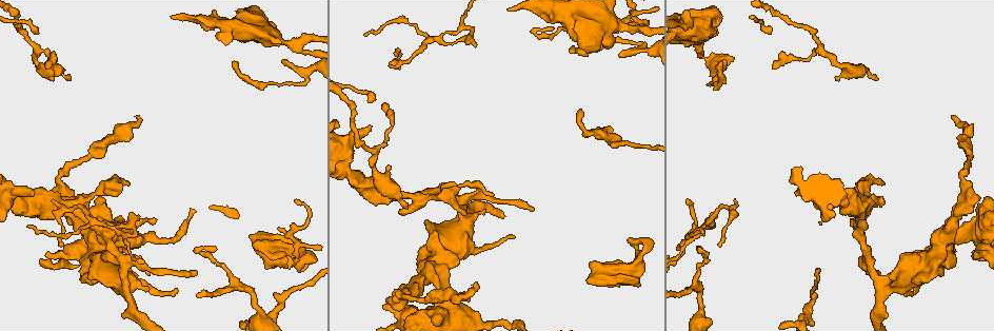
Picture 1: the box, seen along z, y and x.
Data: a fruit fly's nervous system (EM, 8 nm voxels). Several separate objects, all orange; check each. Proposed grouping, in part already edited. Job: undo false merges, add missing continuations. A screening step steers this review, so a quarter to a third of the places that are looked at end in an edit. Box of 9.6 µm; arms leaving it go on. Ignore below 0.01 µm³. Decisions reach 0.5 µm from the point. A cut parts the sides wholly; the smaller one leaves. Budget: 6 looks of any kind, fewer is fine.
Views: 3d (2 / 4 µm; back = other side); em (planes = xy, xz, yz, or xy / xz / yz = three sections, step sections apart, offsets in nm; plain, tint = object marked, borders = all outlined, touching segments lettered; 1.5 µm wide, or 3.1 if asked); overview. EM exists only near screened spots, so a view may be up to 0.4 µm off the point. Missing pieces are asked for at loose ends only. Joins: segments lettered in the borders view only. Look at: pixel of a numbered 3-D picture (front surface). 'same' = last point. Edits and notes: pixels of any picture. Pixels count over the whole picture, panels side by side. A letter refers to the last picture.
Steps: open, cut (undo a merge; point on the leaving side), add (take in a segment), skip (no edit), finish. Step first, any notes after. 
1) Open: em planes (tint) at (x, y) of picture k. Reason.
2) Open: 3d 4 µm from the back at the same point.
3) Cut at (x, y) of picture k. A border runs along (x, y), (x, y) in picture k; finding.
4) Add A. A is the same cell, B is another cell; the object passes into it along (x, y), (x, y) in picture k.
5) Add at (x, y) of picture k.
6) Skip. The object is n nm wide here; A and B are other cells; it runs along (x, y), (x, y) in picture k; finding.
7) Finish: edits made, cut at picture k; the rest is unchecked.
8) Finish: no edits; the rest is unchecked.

Open: 3d 2 µm at (628, 29) of picture 1. Side arm on a straight run.

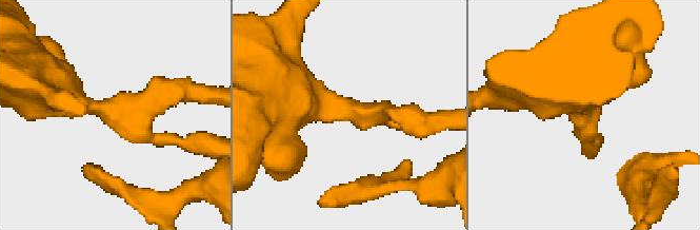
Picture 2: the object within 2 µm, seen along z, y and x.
Open: em yz step 4 (borders) at (115, 114) of picture 2. 3 arms meet here; now the EM.

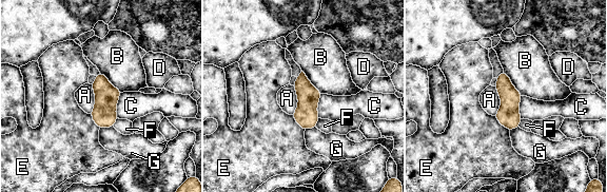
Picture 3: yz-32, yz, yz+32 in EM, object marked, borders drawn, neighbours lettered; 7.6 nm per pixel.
Open: em xz step 8 (borders) at the same point. Cut it another way.

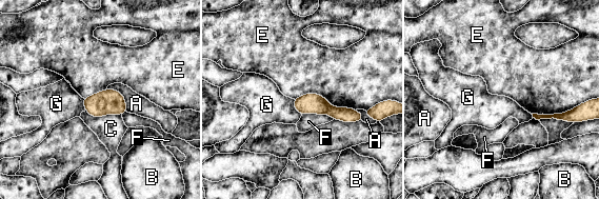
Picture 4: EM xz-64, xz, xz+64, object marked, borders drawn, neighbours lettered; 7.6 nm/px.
Cut at (347, 115) of picture 4. A, B, C, E, F and G are other cells; a border runs along (332, 106), (325, 113) in picture 4; a second neuron is stuck on.

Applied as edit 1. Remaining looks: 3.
Open: overview. See it whole again.

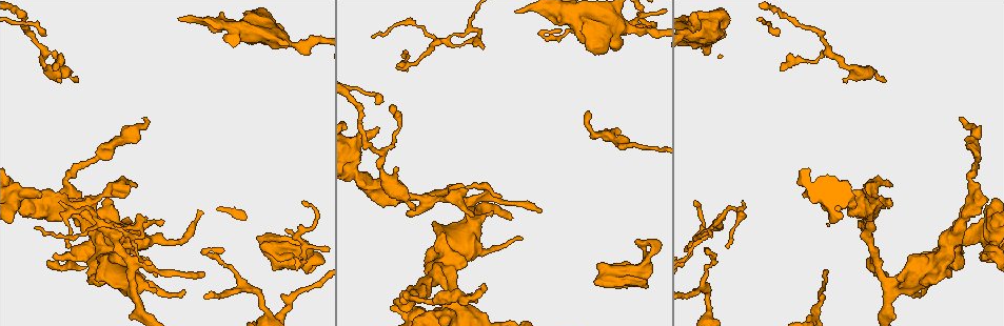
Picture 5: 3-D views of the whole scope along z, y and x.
Open: 3d 4 µm at (433, 222) of picture 5. An open end.

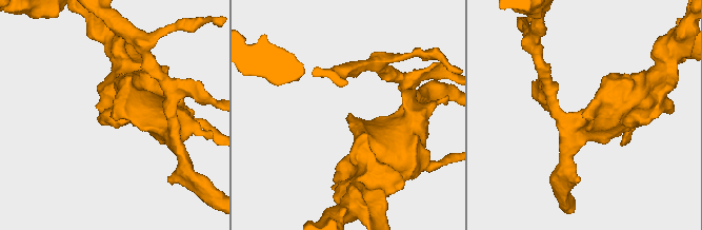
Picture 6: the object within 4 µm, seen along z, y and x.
Open: em planes (borders) at (582, 116) of picture 6. Now the EM.

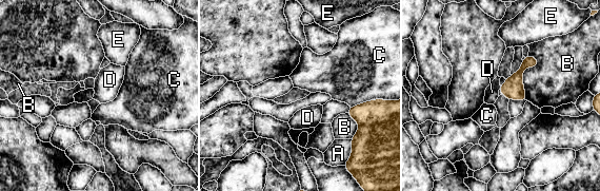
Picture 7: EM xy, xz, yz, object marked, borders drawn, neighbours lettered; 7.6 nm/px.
Skip. A, B, C, D and E are other cells; a border runs along (500, 86), (498, 89) in picture 7; none of them fits.

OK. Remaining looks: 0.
Finish: edits made, cut at picture 4; the rest is unchecked.

